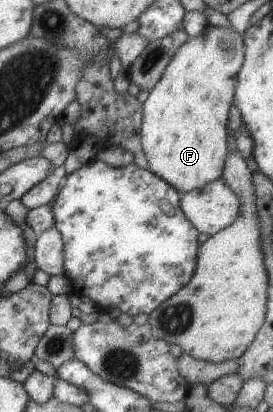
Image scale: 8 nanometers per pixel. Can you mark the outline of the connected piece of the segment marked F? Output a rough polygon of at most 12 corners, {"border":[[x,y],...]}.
{"border":[[206,25],[142,95],[148,171],[222,175],[243,37]]}

